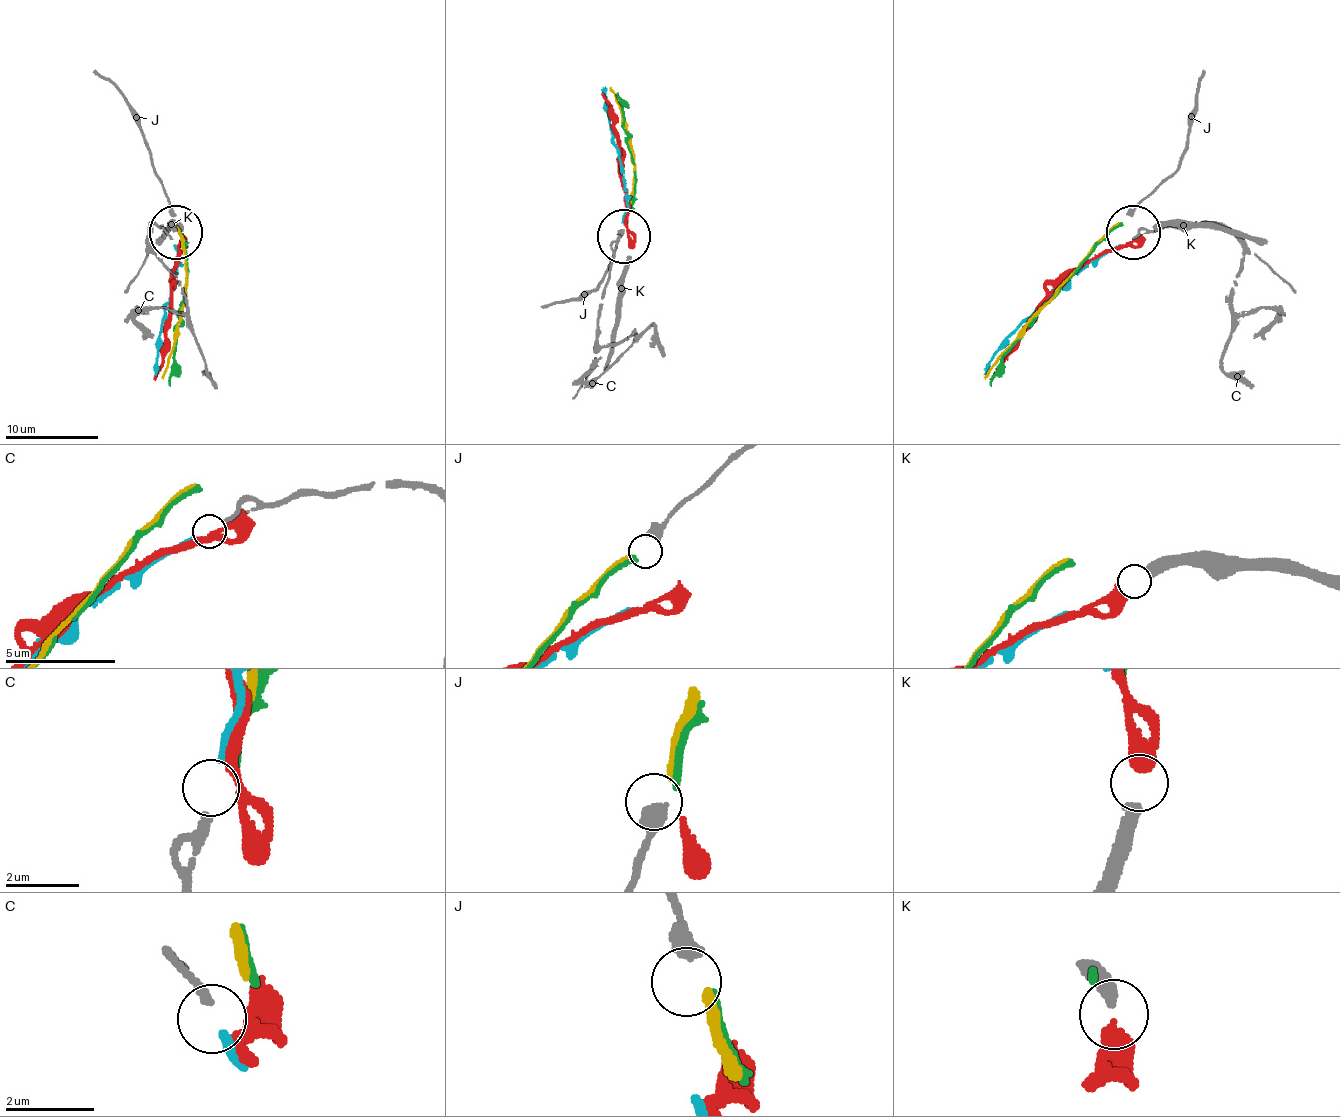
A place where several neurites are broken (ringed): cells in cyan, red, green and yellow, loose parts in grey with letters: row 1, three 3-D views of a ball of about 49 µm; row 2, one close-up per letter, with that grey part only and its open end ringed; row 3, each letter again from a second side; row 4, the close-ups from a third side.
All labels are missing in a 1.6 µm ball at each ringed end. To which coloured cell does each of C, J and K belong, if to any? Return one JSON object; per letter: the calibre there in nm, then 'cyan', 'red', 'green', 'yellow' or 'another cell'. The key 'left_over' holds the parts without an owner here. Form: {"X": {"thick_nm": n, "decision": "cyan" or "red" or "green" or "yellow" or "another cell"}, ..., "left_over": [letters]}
{"C": {"thick_nm": 160, "decision": "another cell"}, "J": {"thick_nm": 460, "decision": "yellow"}, "K": {"thick_nm": 400, "decision": "red"}, "left_over": ["C"]}

